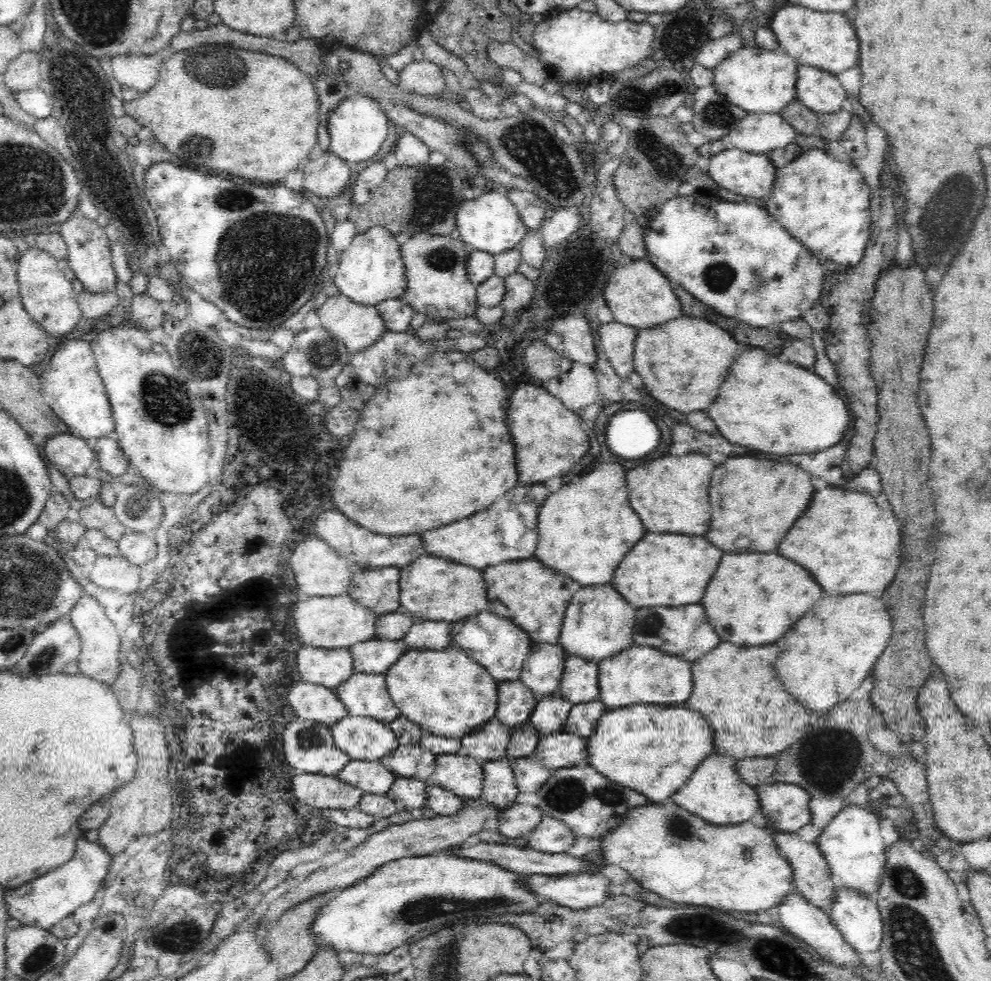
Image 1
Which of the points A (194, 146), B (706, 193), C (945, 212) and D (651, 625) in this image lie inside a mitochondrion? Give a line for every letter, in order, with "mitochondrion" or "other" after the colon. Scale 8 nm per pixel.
A: mitochondrion
B: other
C: mitochondrion
D: mitochondrion

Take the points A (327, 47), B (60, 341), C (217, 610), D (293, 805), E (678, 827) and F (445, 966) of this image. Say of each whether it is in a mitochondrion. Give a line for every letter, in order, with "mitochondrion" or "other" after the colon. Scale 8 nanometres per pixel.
A: other
B: other
C: other
D: other
E: mitochondrion
F: mitochondrion

